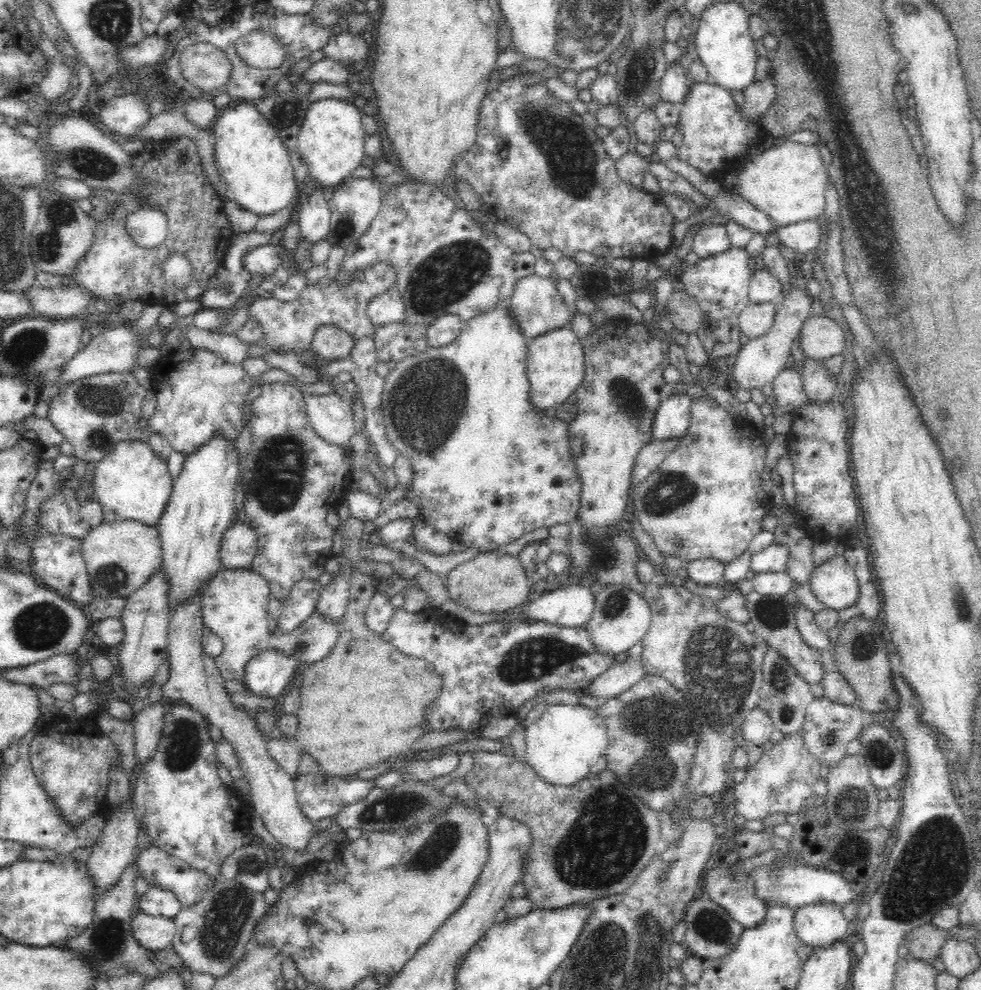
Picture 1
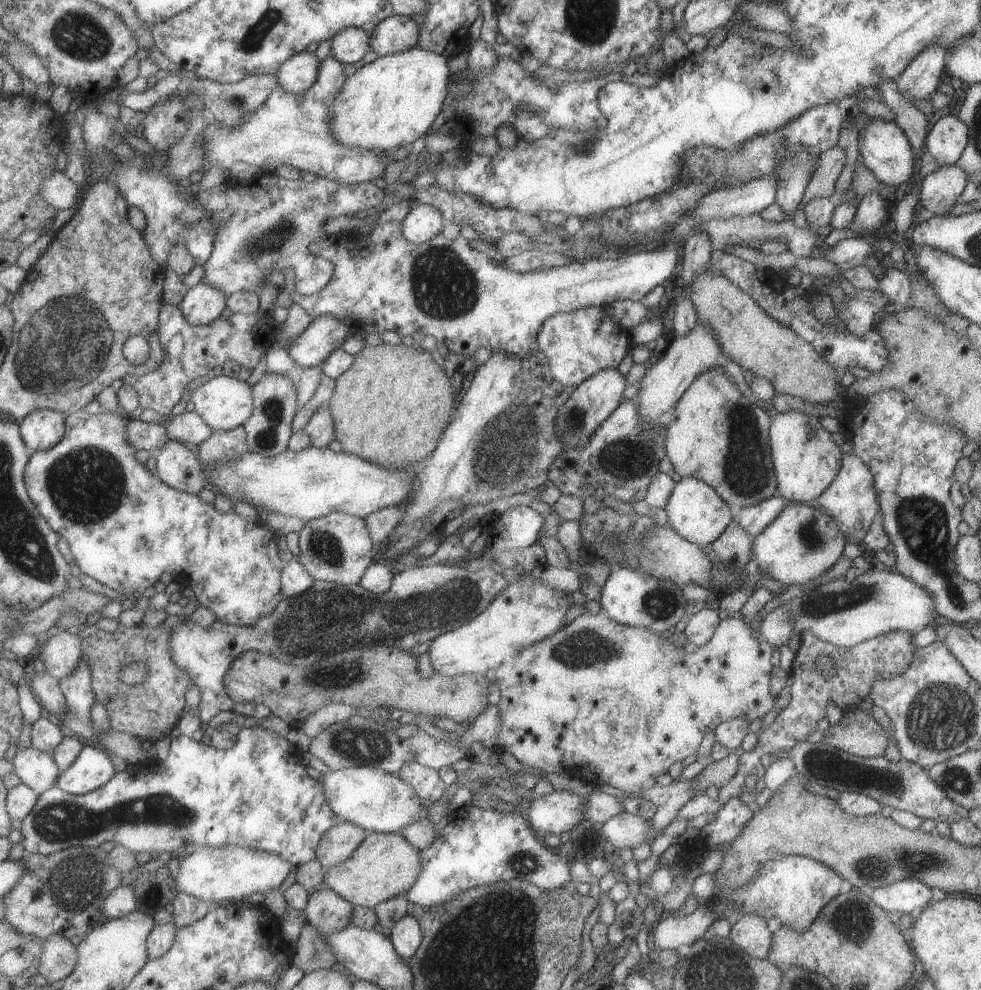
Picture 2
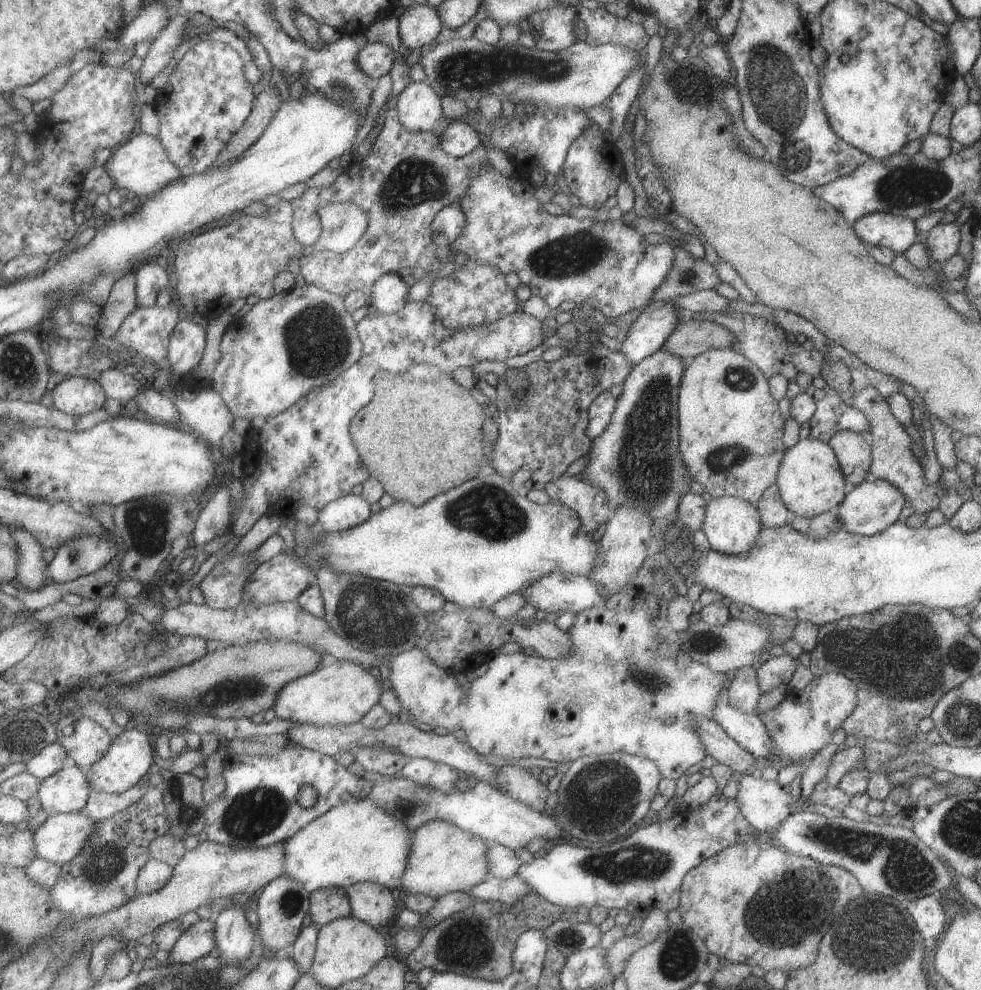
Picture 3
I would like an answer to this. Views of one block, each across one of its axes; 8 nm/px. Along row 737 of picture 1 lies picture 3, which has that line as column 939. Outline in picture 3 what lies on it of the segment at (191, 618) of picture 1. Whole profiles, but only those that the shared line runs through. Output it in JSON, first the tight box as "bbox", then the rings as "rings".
{"bbox":[925,223,960,264],"rings":[[[937,223],[927,232],[925,246],[933,261],[941,264],[956,255],[959,244],[960,227],[955,223]]]}

